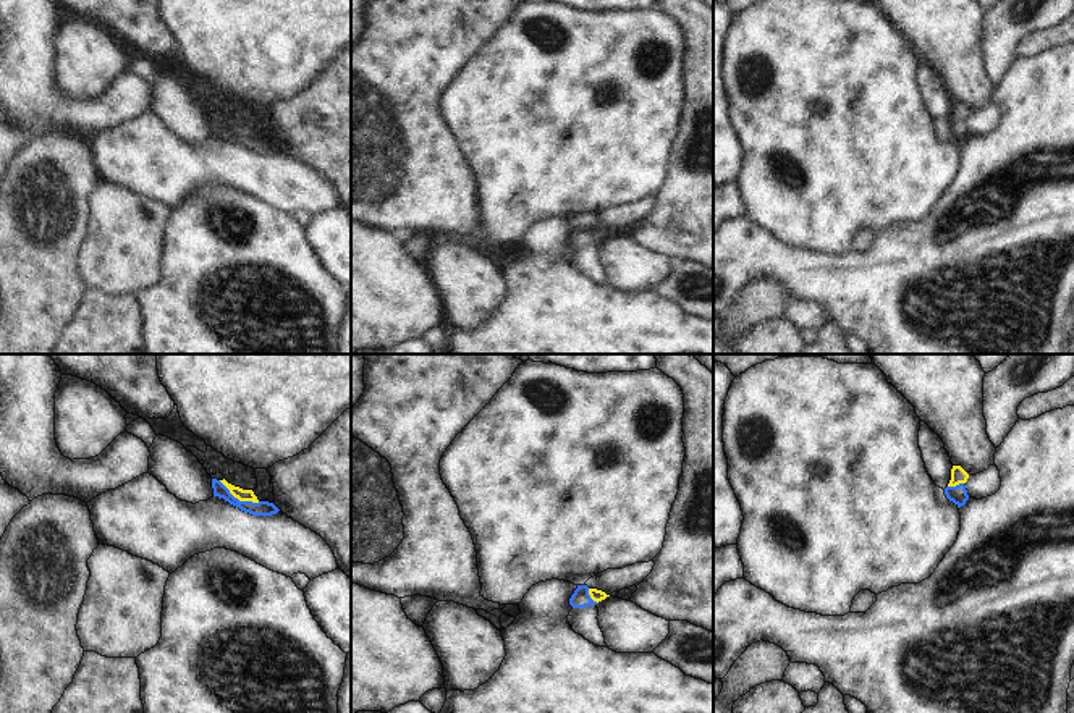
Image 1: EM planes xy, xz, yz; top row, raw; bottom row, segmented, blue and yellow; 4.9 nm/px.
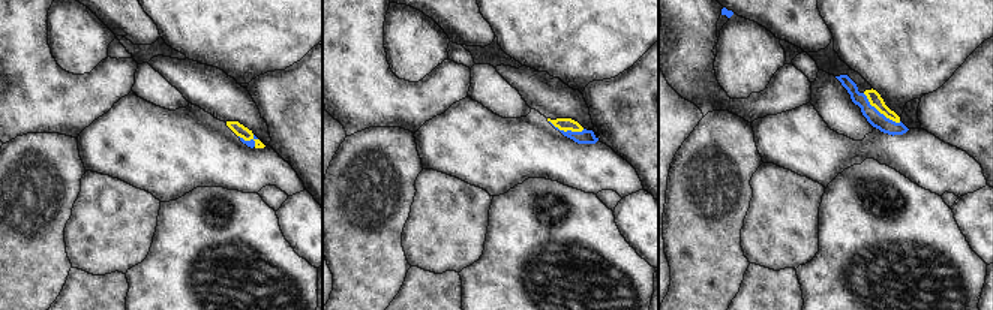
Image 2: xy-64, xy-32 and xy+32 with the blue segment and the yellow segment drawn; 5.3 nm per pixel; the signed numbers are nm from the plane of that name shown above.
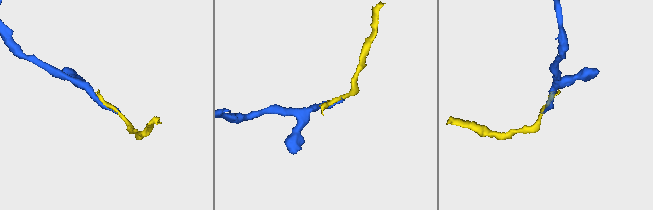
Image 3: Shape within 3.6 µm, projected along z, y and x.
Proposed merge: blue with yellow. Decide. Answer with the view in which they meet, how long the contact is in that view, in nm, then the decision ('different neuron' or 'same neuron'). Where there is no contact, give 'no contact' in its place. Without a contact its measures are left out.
contact in xy; length 240 nm; same neuron

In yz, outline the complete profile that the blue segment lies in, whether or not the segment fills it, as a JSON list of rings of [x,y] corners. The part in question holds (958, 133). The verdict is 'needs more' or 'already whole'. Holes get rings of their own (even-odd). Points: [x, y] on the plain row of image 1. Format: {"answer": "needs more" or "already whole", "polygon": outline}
{"answer": "needs more", "polygon": [[[953,103],[951,107],[951,118],[945,126],[945,133],[949,139],[953,139],[958,146],[964,144],[969,137],[966,120],[969,112],[961,103]]]}

